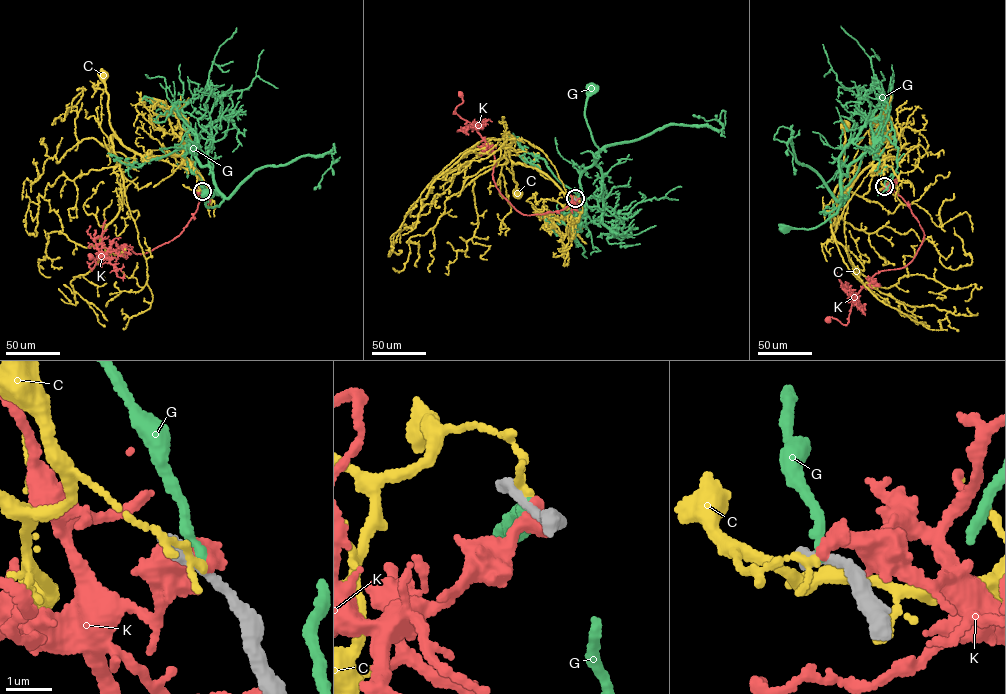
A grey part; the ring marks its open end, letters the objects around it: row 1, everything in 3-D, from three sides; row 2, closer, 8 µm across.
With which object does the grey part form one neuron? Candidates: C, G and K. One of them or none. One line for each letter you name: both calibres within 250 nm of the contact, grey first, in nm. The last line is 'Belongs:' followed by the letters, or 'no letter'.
Belongs: no letter

